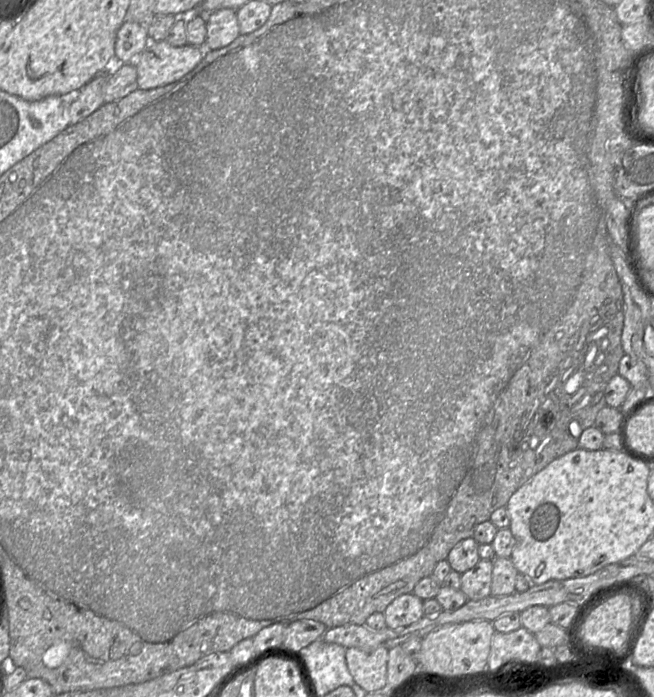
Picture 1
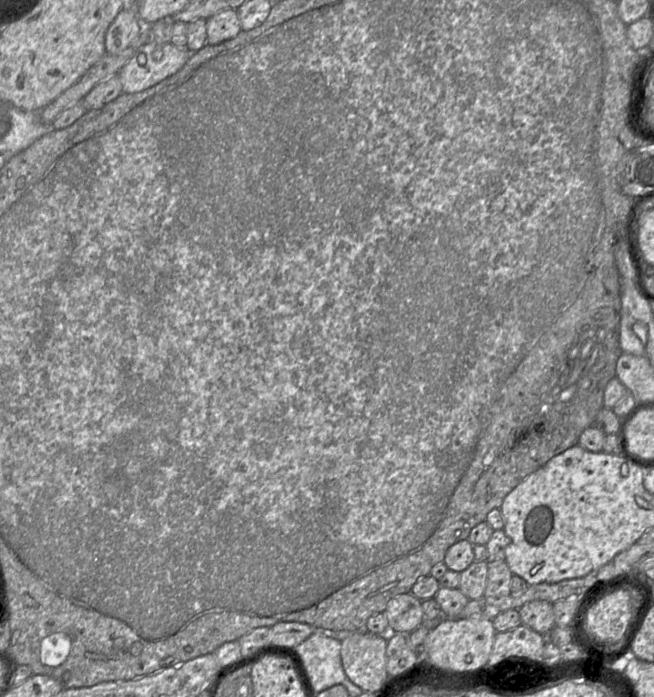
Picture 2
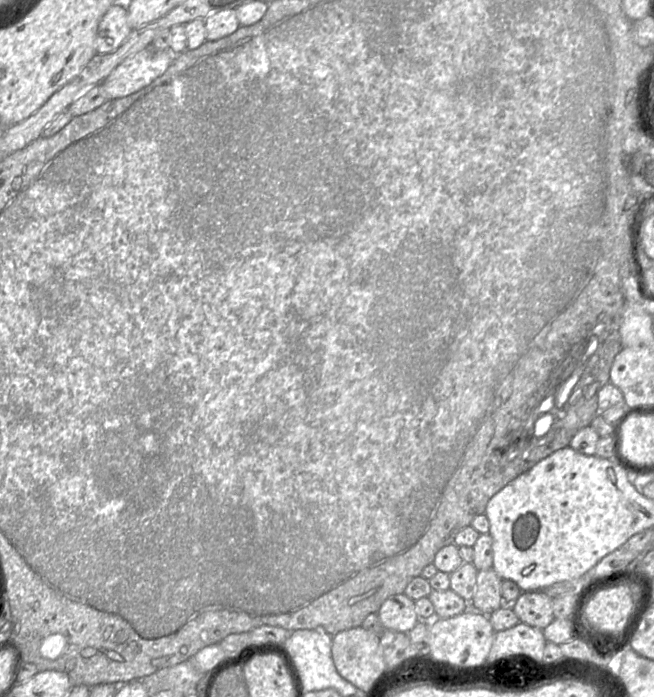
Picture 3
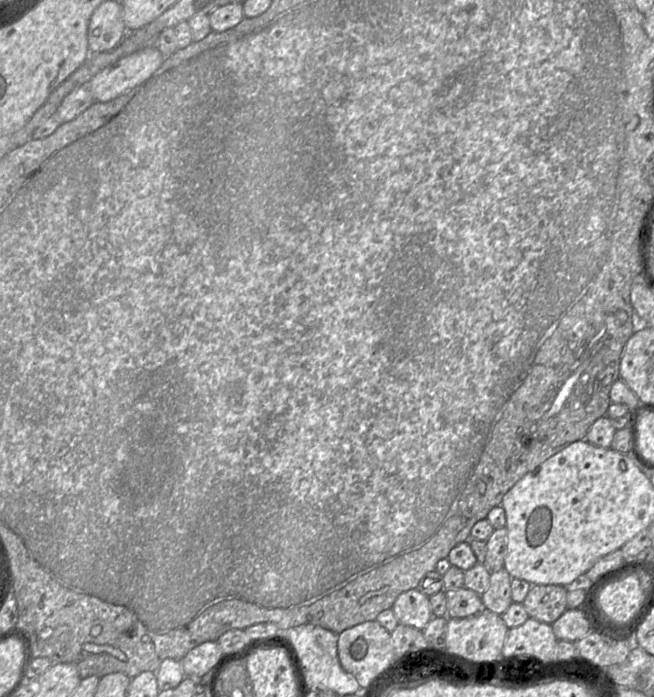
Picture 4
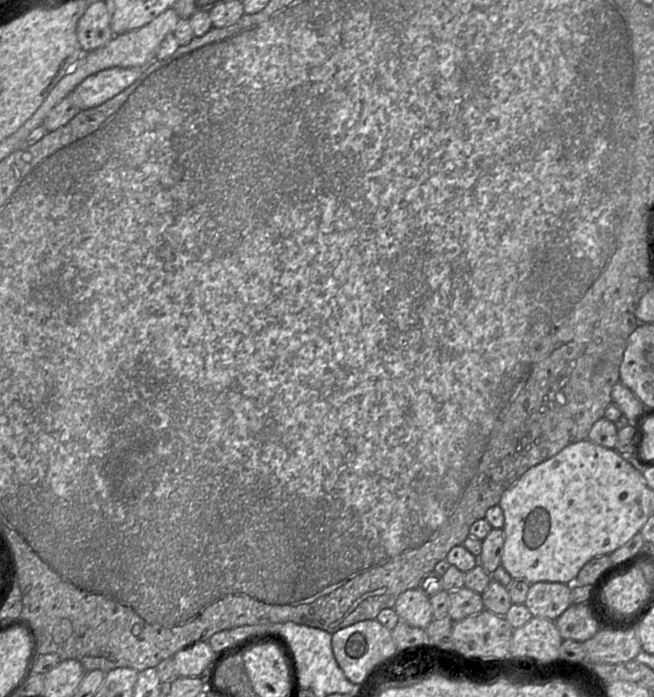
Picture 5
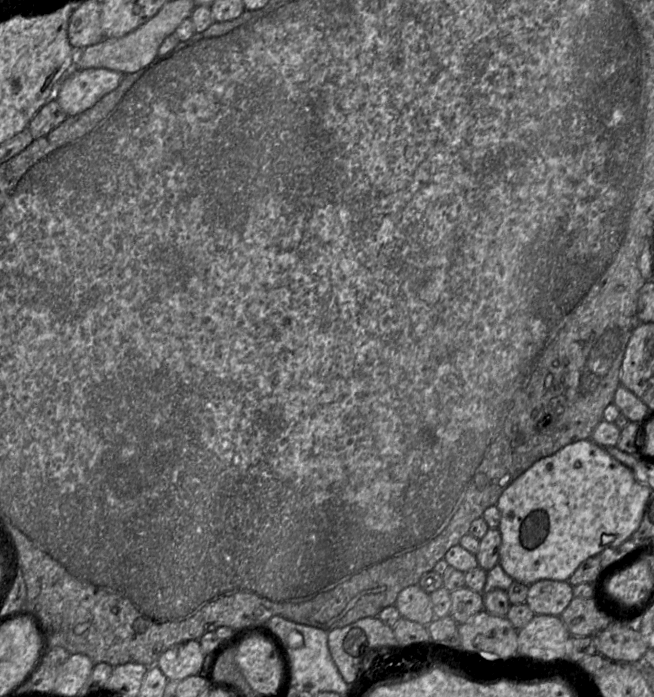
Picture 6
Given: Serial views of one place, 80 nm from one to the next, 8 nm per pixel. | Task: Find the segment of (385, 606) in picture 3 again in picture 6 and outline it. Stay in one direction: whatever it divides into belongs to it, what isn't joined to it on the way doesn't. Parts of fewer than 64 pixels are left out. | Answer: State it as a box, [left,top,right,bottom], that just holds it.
[395,584,434,626]

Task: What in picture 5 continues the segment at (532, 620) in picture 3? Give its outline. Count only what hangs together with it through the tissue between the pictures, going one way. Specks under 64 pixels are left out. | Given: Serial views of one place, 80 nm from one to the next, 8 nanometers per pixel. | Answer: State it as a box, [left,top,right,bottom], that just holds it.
[524,582,572,621]

